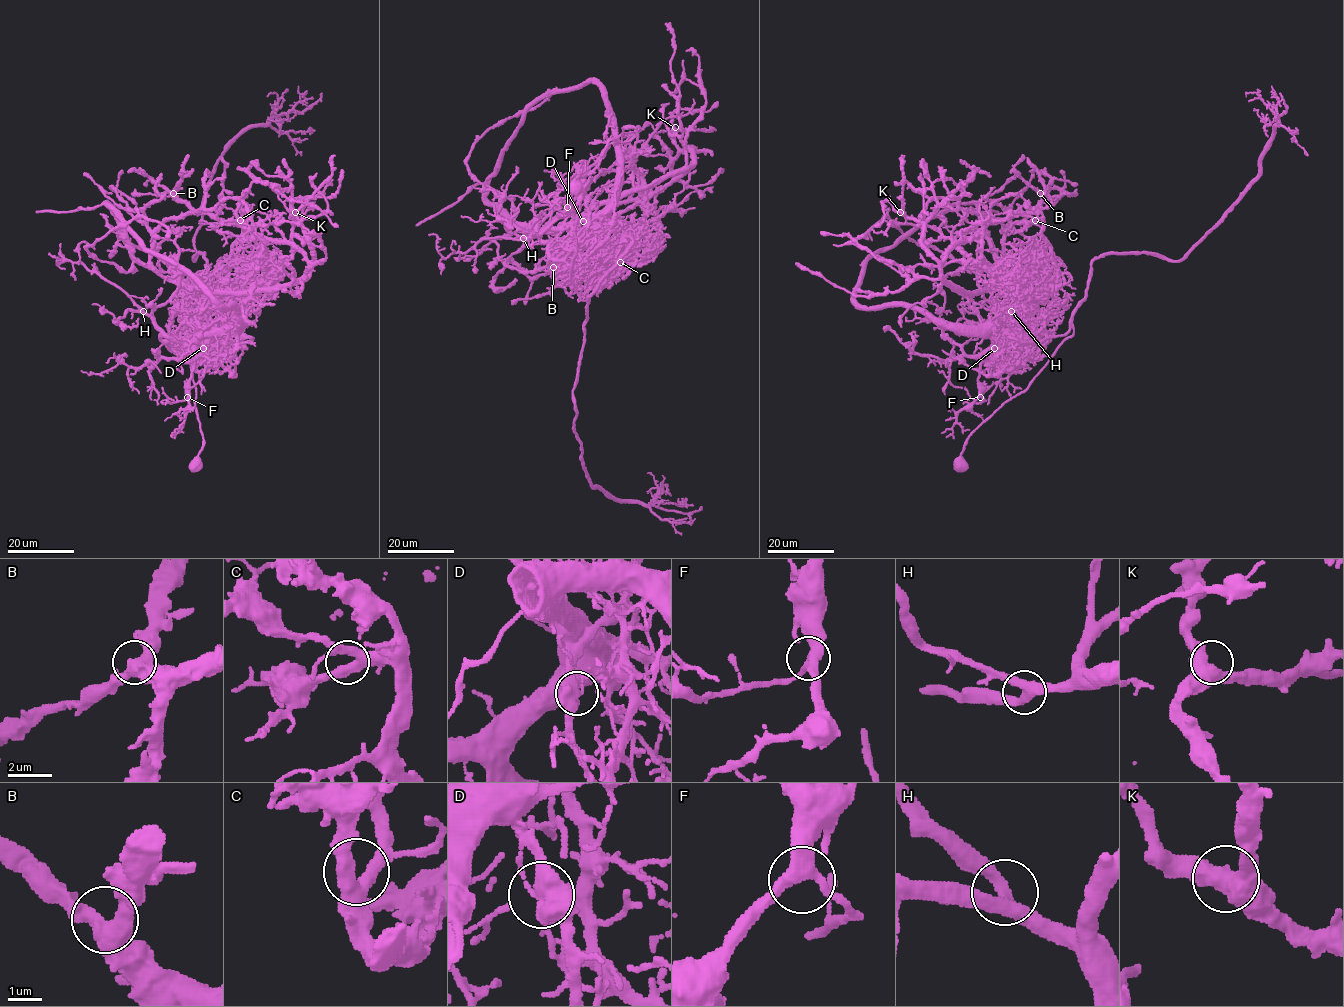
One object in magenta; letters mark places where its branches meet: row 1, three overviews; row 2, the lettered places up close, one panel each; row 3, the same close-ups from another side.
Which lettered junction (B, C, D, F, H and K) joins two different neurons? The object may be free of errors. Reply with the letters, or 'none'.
D

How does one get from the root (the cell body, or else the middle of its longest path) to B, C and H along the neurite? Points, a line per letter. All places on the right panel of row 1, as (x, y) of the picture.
B: (960, 464), (1073, 327), (862, 307), (862, 266), (973, 202), (995, 287), (954, 287), (943, 258), (1040, 193)
C: (960, 464), (966, 438), (1073, 333), (1010, 337), (1020, 339), (1025, 298), (1057, 286), (1035, 220)
H: (960, 464), (966, 438), (1073, 333), (1071, 324), (1038, 343), (1009, 330), (993, 332), (997, 338), (1011, 311)

